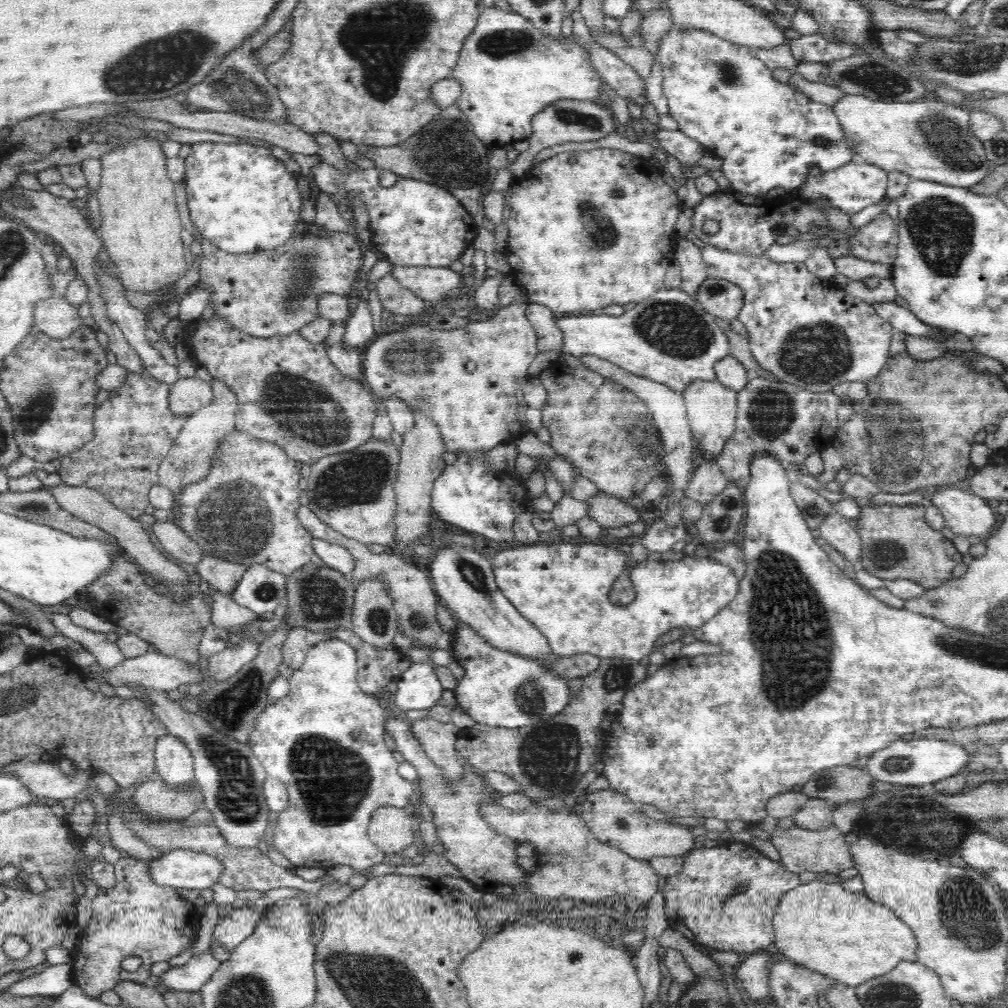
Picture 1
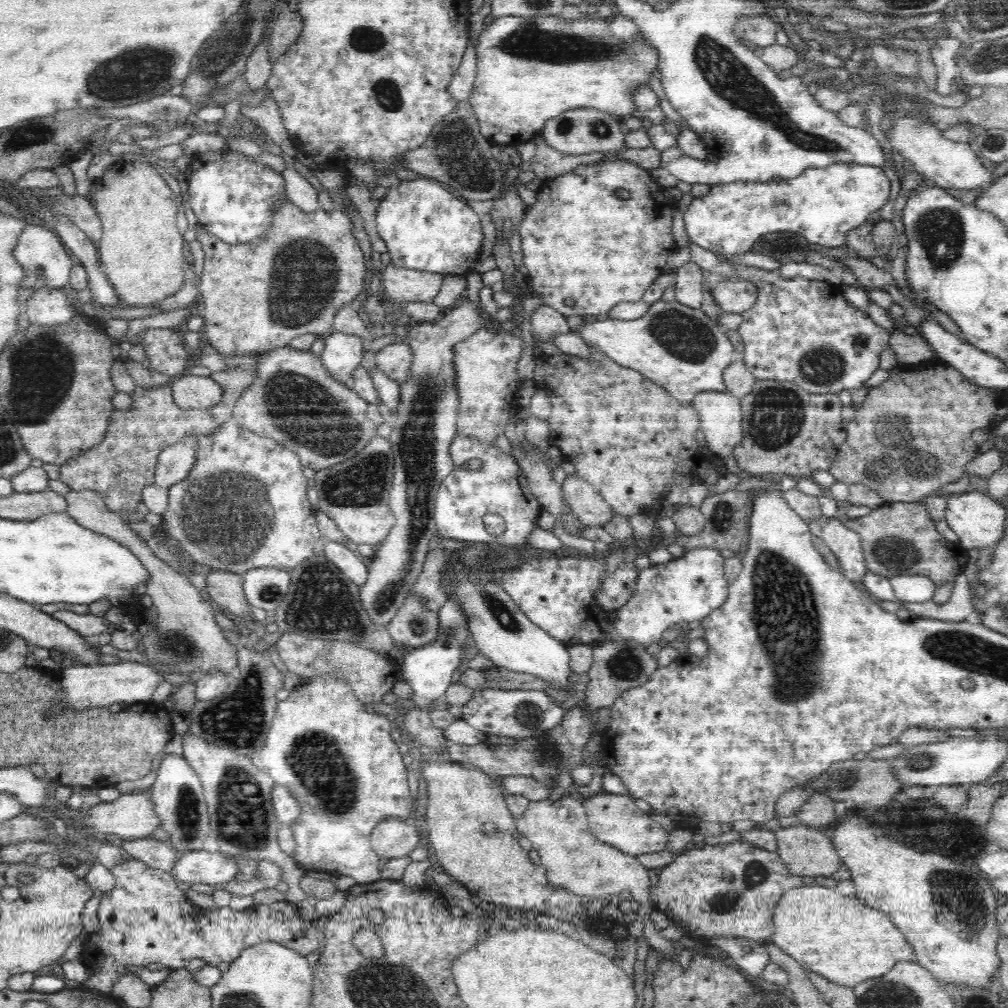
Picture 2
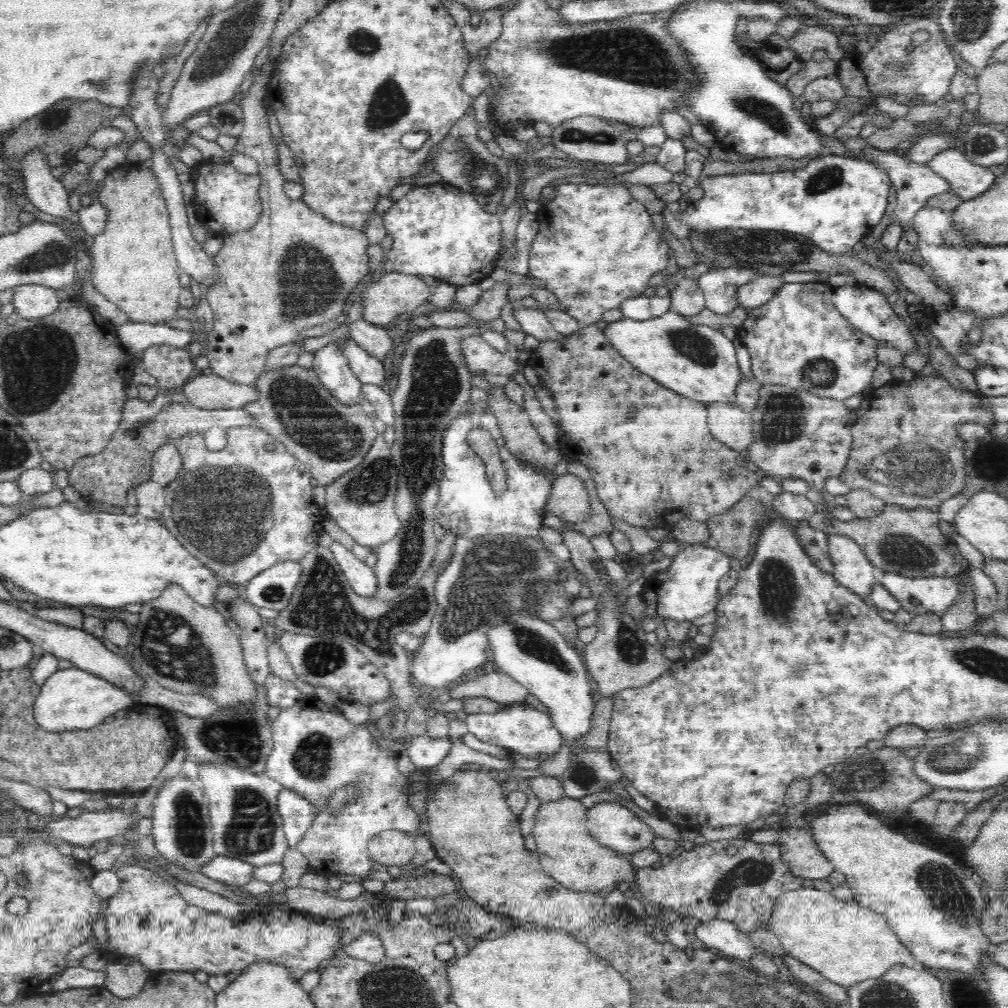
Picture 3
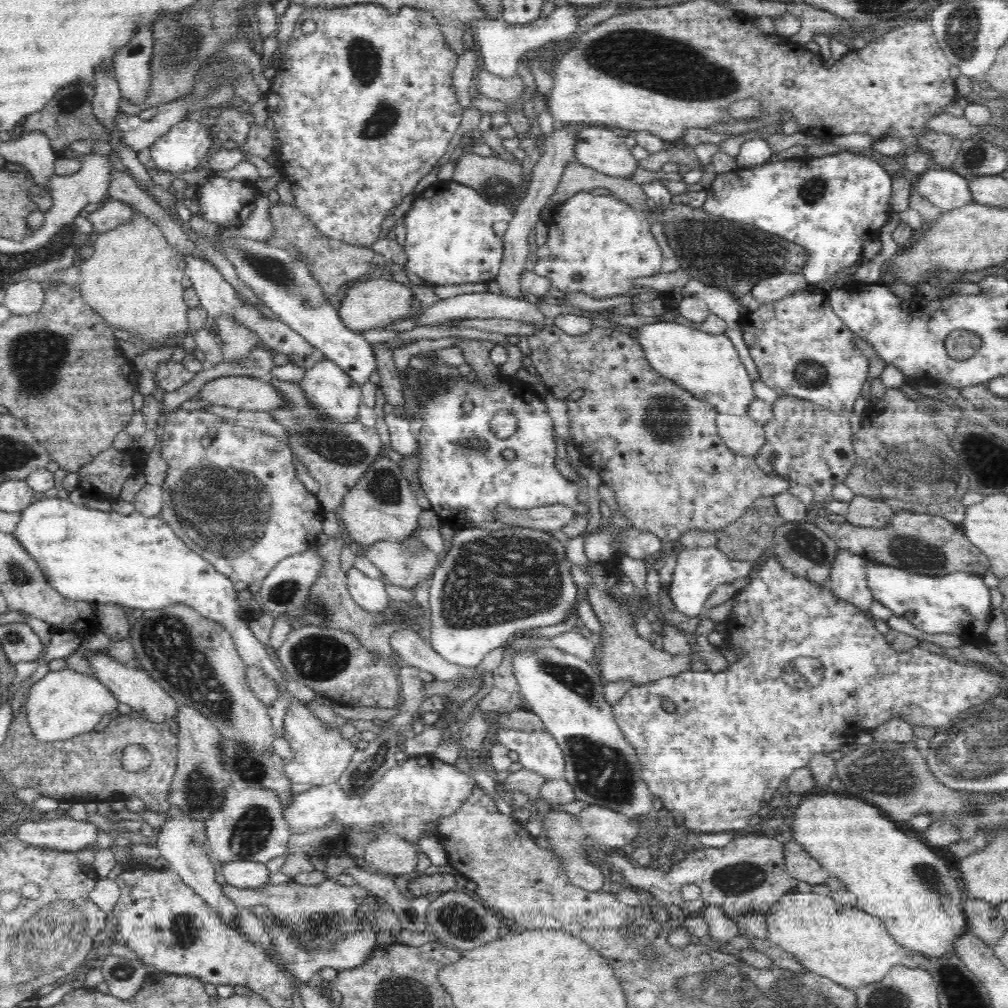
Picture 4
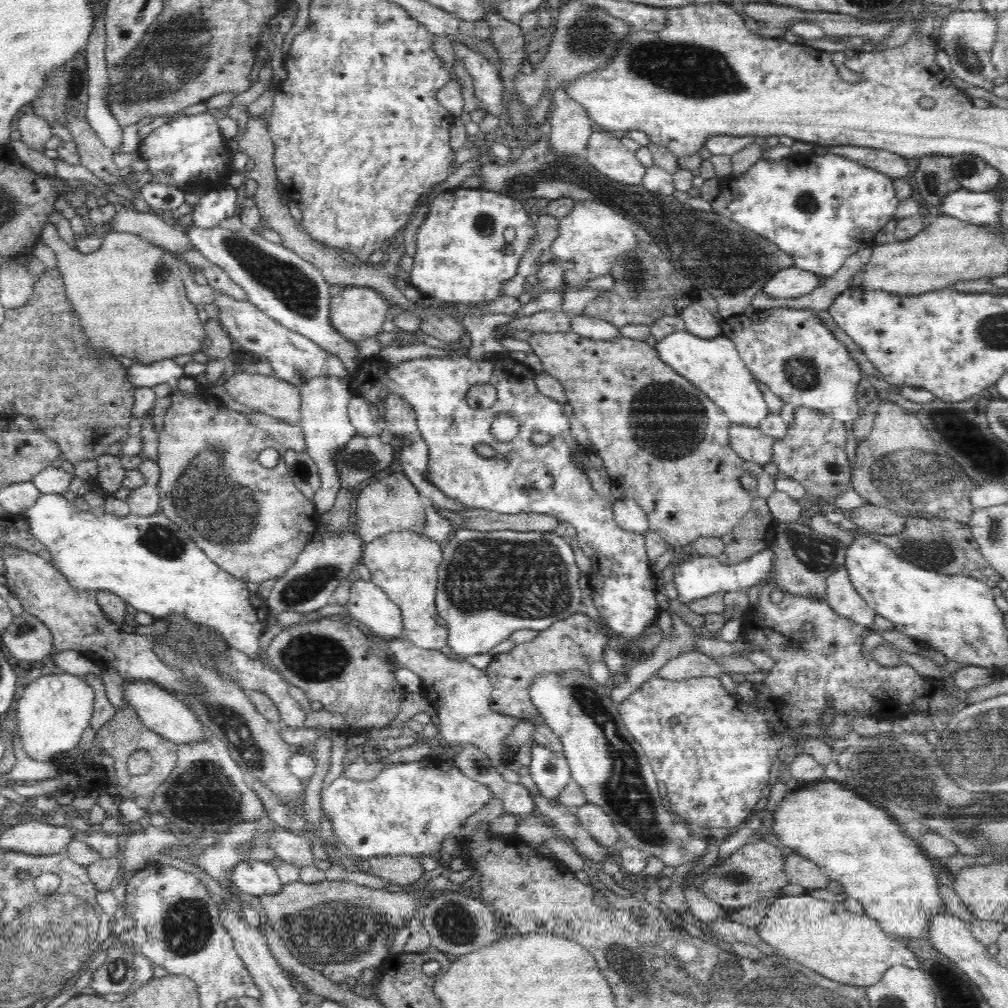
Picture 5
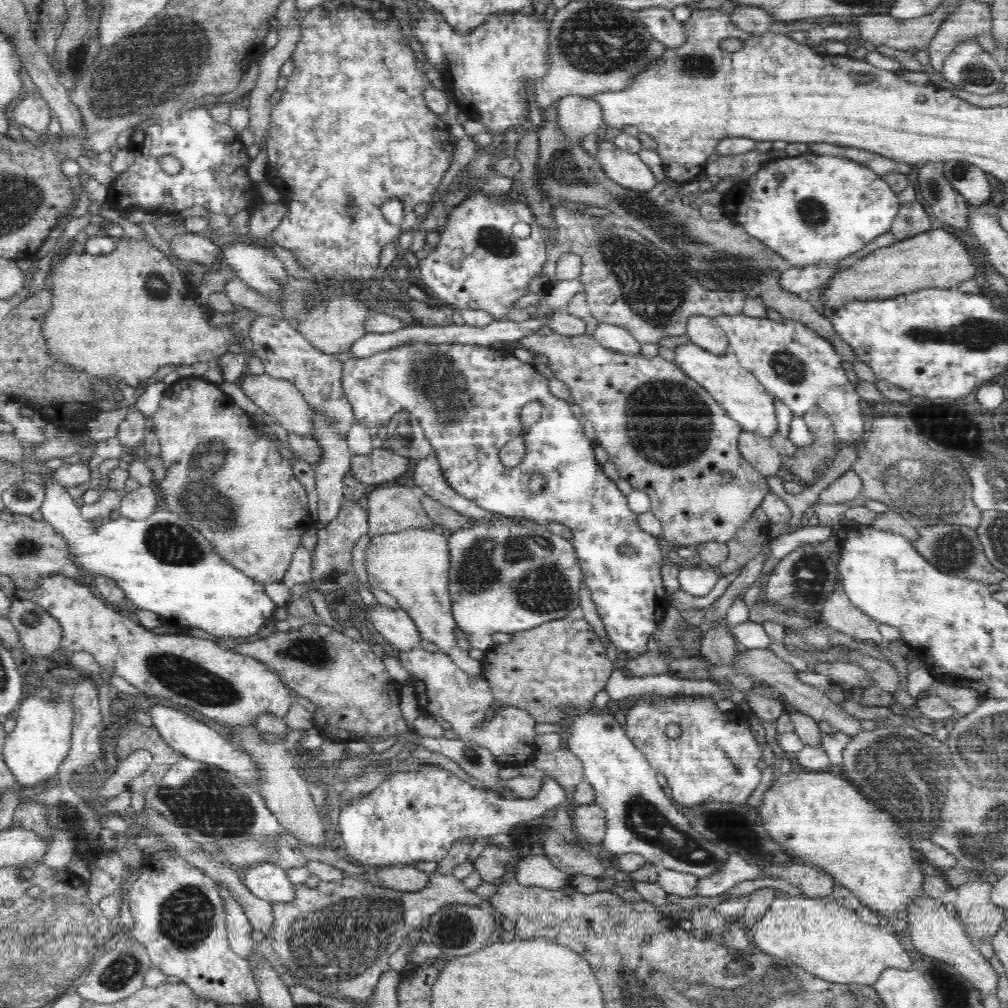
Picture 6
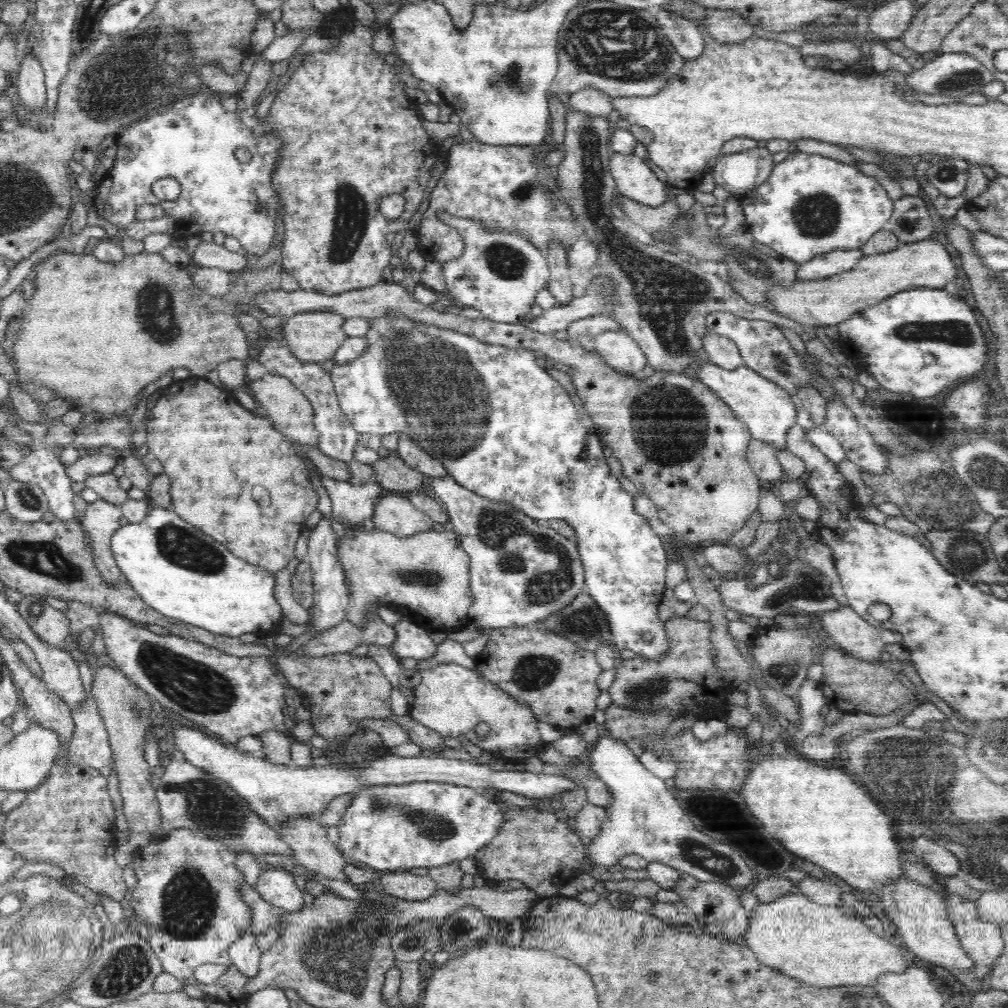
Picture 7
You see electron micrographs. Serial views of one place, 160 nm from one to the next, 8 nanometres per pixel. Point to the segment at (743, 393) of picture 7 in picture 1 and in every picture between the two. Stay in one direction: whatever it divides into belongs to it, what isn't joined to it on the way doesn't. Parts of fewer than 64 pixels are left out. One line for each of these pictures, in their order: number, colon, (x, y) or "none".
1: (669, 338)
2: (681, 349)
3: (697, 361)
4: (708, 365)
5: (713, 365)
6: (744, 398)

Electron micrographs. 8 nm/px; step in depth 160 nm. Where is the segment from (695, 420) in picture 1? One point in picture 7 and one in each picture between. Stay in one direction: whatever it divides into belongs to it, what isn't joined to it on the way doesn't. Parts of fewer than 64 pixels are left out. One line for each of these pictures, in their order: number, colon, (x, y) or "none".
2: (720, 415)
3: (729, 423)
4: (743, 435)
5: (753, 445)
6: (759, 452)
7: (761, 457)

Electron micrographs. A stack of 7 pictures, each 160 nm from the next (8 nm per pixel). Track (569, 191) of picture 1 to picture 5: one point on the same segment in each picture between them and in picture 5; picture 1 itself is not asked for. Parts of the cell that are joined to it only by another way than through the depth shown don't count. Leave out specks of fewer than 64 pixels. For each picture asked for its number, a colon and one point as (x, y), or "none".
2: (581, 244)
3: (596, 246)
4: (598, 244)
5: (591, 235)

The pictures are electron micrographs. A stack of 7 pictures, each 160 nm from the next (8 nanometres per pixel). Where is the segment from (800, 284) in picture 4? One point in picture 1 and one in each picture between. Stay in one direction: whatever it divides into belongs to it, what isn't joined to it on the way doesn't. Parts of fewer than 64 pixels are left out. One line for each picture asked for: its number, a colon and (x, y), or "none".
1: (723, 299)
2: (736, 296)
3: (758, 291)

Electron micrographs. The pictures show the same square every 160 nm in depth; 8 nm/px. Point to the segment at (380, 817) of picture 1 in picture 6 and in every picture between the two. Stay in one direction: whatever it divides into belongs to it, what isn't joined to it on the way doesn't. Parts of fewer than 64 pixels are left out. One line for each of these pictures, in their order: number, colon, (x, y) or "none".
2: (392, 838)
3: (392, 847)
4: (390, 855)
5: (398, 869)
6: (406, 878)

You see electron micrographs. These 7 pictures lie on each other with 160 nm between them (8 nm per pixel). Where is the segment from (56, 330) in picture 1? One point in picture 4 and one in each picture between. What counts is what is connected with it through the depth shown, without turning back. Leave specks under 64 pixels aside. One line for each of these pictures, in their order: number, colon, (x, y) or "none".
2: (47, 306)
3: (31, 301)
4: (26, 296)

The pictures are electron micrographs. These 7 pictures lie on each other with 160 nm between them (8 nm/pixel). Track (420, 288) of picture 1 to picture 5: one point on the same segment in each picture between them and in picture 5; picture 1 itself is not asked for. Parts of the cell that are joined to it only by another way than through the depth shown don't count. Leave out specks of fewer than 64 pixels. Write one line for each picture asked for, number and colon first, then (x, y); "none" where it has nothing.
2: (401, 285)
3: (389, 295)
4: (376, 303)
5: (356, 313)

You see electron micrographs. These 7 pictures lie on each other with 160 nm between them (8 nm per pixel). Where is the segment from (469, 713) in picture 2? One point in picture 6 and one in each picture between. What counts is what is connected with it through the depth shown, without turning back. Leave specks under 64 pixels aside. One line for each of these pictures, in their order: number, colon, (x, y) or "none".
3: (519, 727)
4: (538, 751)
5: (550, 771)
6: (415, 816)

